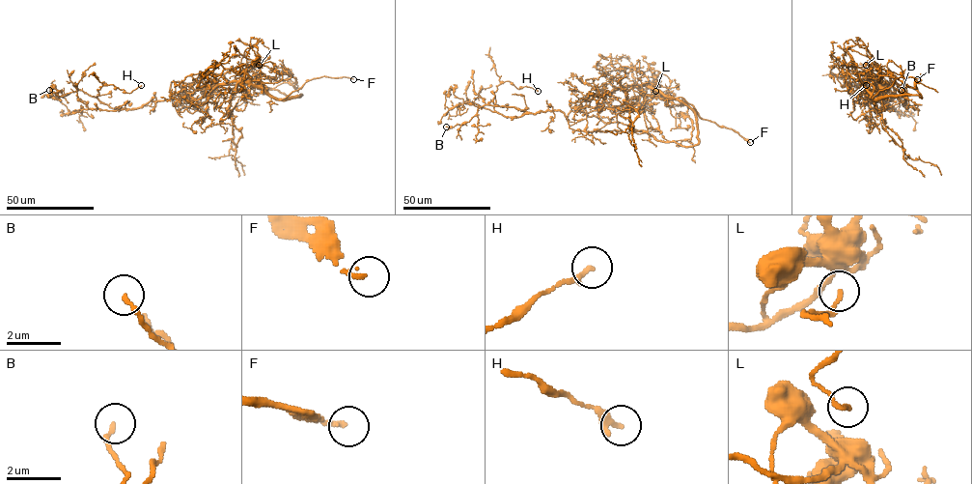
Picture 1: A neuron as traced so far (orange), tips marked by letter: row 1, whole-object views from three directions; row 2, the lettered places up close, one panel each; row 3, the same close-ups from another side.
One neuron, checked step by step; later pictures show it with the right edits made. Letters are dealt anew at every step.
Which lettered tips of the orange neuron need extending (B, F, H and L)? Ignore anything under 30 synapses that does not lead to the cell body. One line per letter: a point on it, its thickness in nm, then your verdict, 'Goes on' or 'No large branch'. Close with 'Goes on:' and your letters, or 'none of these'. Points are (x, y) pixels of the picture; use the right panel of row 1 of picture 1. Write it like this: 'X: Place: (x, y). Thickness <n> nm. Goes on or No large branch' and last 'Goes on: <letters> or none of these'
B: Place: (902, 90). Thickness 170 nm. No large branch
F: Place: (917, 79). Thickness 180 nm. Goes on
H: Place: (866, 85). Thickness 200 nm. No large branch
L: Place: (866, 65). Thickness 130 nm. No large branch
Goes on: F

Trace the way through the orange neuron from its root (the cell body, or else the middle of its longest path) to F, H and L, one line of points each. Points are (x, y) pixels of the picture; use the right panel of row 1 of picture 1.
F: (885, 89), (882, 95), (873, 80), (861, 82), (873, 99), (898, 77), (917, 79)
H: (885, 89), (888, 81), (895, 95), (885, 100), (889, 109), (884, 98), (856, 84), (861, 93), (866, 85)
L: (885, 89), (878, 75), (880, 73), (877, 64), (868, 50), (857, 44), (847, 48), (854, 65), (866, 65)

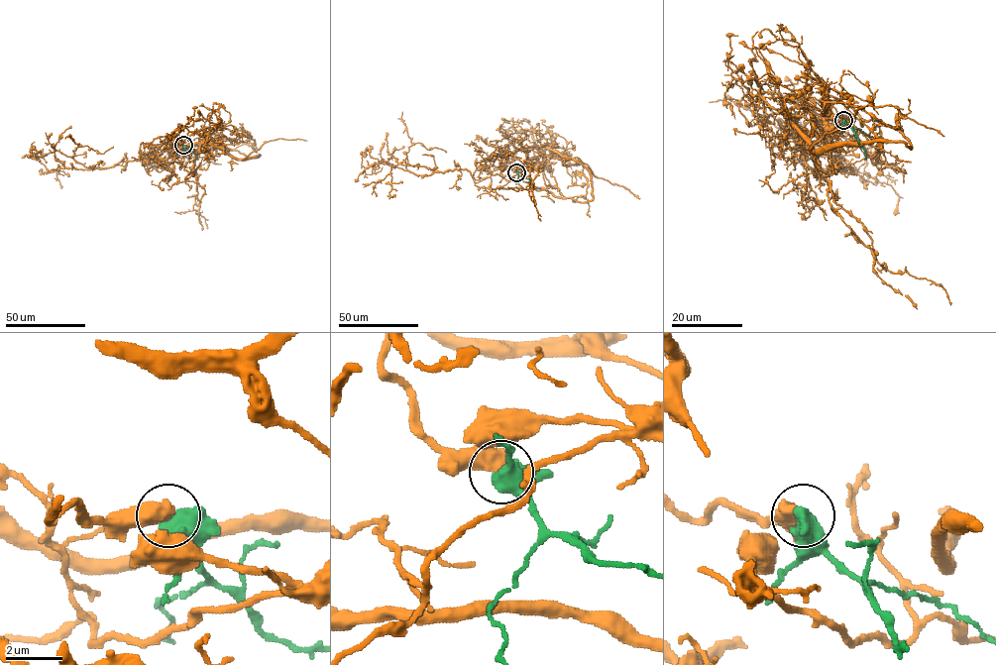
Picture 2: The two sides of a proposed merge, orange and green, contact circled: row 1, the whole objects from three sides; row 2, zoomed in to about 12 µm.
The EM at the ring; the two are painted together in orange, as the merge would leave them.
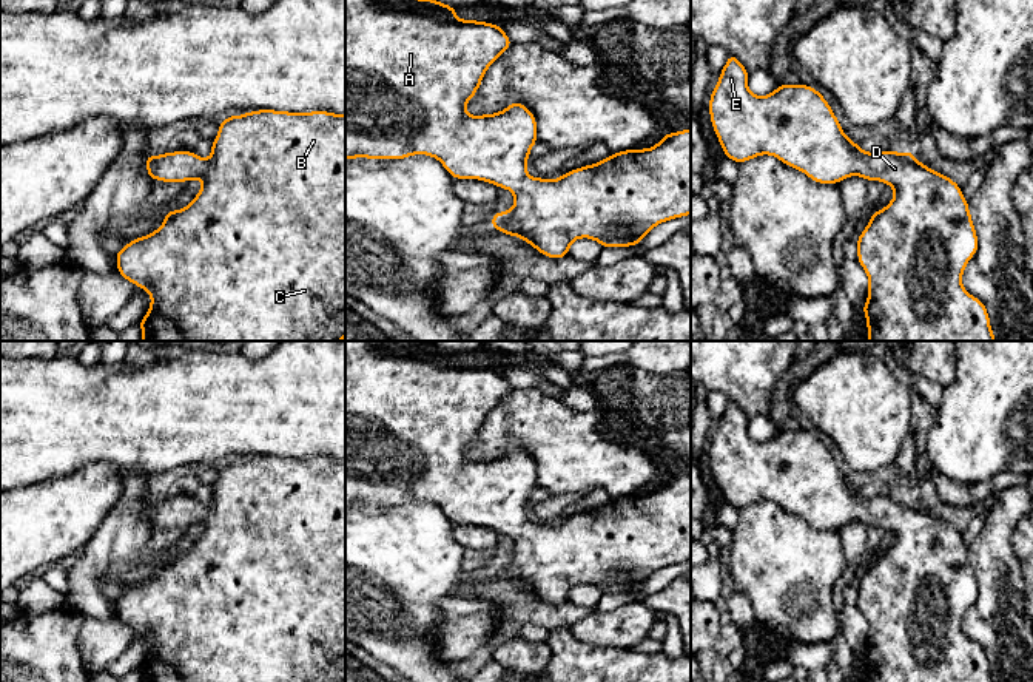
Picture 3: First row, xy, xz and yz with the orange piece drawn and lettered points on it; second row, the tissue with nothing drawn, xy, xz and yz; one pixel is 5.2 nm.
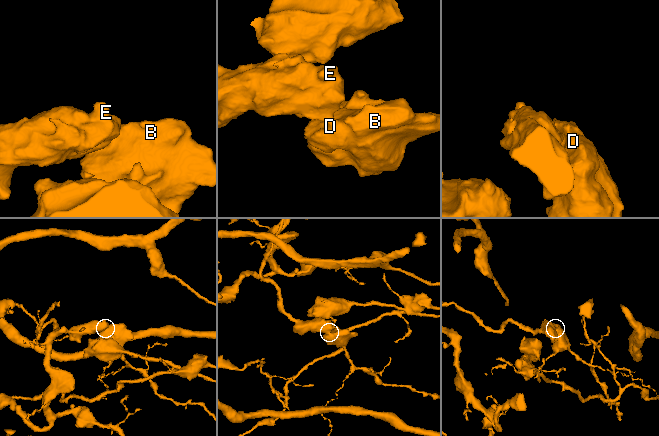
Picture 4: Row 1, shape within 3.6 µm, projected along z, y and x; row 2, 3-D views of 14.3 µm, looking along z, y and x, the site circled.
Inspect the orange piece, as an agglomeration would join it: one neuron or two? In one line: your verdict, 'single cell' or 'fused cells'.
single cell

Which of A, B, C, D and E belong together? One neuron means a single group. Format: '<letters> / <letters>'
A B C D E

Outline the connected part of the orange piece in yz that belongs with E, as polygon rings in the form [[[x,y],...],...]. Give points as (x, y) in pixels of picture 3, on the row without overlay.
[[[728,400],[718,427],[711,437],[708,457],[725,503],[740,511],[762,500],[769,500],[805,518],[816,529],[840,529],[850,522],[860,522],[866,528],[879,526],[894,535],[894,542],[885,554],[870,559],[868,571],[856,585],[857,606],[868,620],[868,643],[862,653],[868,682],[994,682],[985,650],[962,631],[967,608],[979,593],[962,534],[948,522],[919,508],[911,495],[905,498],[894,495],[863,497],[845,481],[829,449],[816,434],[803,429],[780,429],[776,437],[759,443],[749,437],[748,423],[749,418],[743,409],[734,400]]]

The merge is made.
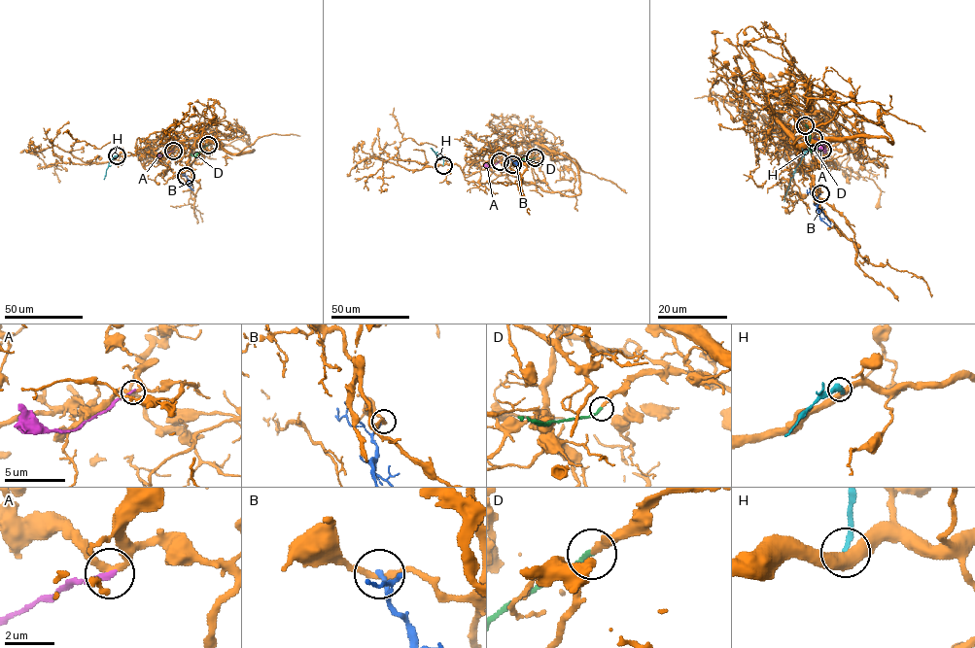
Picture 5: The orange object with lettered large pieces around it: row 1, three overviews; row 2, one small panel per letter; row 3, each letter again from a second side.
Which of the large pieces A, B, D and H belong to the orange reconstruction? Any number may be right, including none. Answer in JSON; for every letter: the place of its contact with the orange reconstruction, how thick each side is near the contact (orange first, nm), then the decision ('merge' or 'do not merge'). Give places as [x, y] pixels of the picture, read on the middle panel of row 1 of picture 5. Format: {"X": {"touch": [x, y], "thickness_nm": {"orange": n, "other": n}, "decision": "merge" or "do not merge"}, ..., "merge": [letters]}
{"A": {"touch": [500, 161], "thickness_nm": {"orange": 280, "other": 200}, "decision": "do not merge"}, "B": {"touch": [512, 164], "thickness_nm": {"orange": 240, "other": 190}, "decision": "do not merge"}, "D": {"touch": [535, 157], "thickness_nm": {"orange": 240, "other": 200}, "decision": "merge"}, "H": {"touch": [443, 165], "thickness_nm": {"orange": 500, "other": 190}, "decision": "do not merge"}, "merge": ["D"]}

